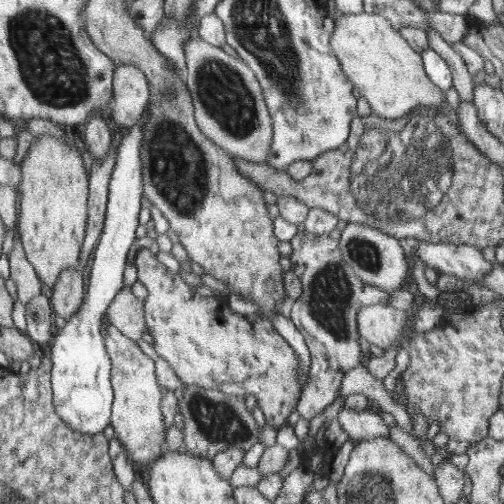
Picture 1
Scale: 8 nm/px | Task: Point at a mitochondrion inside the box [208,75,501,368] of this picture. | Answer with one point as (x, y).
(402, 176)

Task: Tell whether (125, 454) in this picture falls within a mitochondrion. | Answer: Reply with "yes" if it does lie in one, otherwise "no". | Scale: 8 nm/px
no

